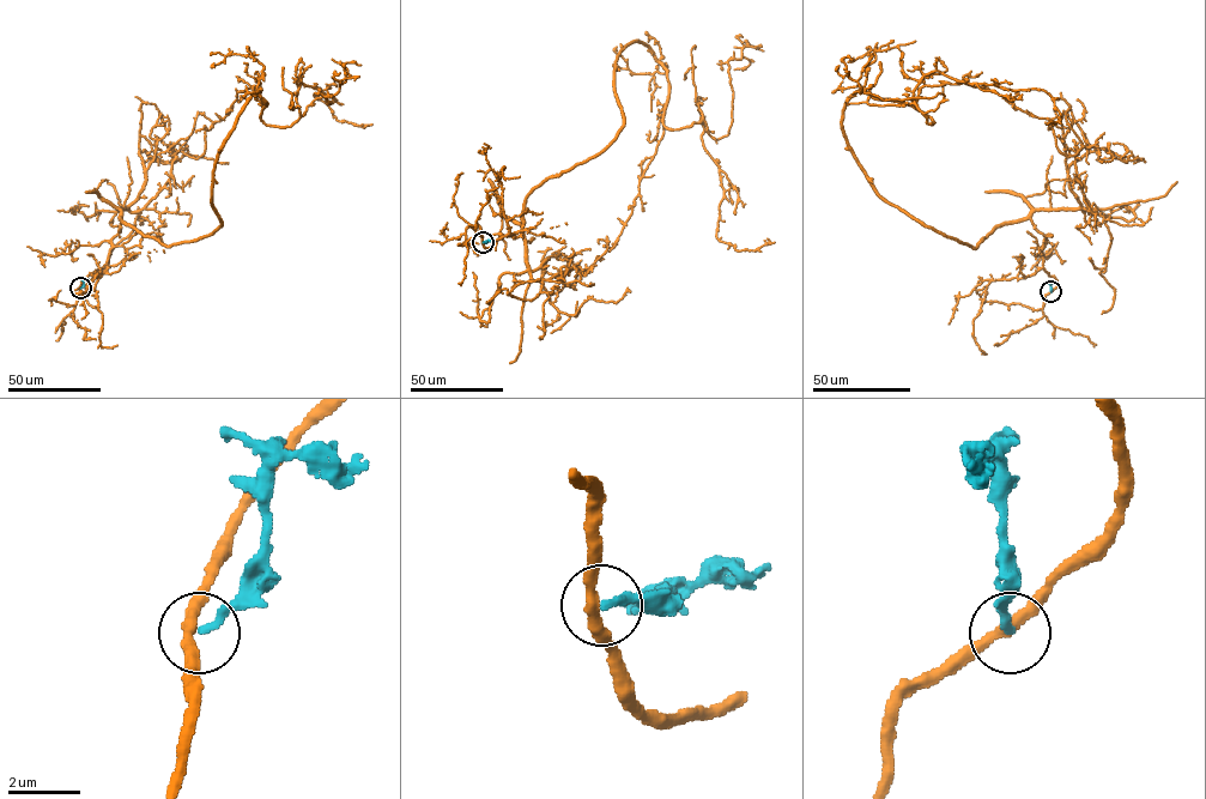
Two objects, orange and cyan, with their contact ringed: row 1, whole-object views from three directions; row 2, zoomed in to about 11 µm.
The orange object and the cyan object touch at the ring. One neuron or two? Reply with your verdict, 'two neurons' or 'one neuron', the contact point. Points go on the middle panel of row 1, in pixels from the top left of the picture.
two neurons; at (483, 242)

